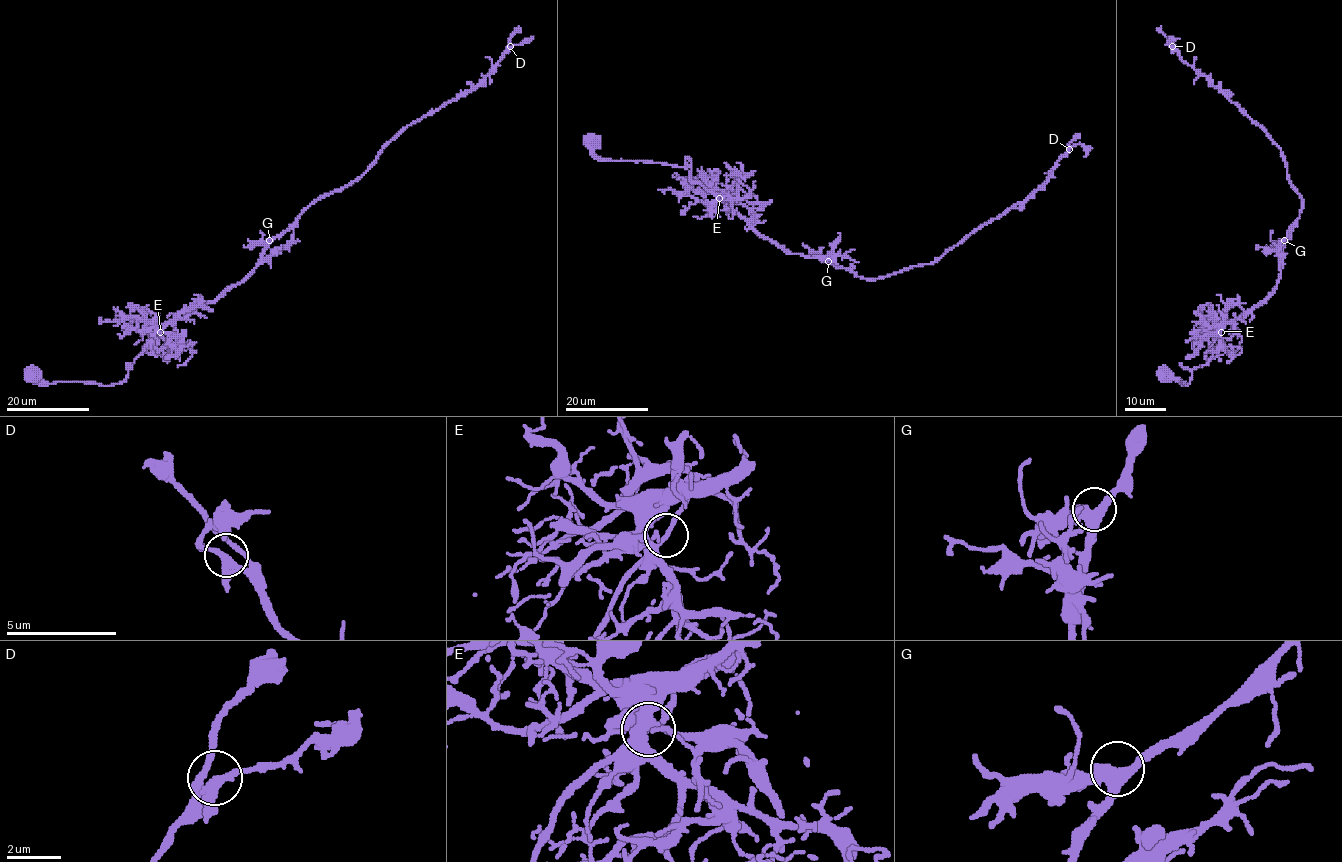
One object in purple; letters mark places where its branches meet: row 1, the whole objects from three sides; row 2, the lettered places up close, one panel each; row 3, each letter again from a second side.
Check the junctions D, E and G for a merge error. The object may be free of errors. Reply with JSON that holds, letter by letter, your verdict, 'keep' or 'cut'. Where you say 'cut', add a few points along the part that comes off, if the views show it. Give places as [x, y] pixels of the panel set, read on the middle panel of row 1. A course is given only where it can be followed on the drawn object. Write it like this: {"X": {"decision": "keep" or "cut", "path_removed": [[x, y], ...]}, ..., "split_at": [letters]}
{"D": {"decision": "keep"}, "E": {"decision": "keep"}, "G": {"decision": "keep"}, "split_at": []}

